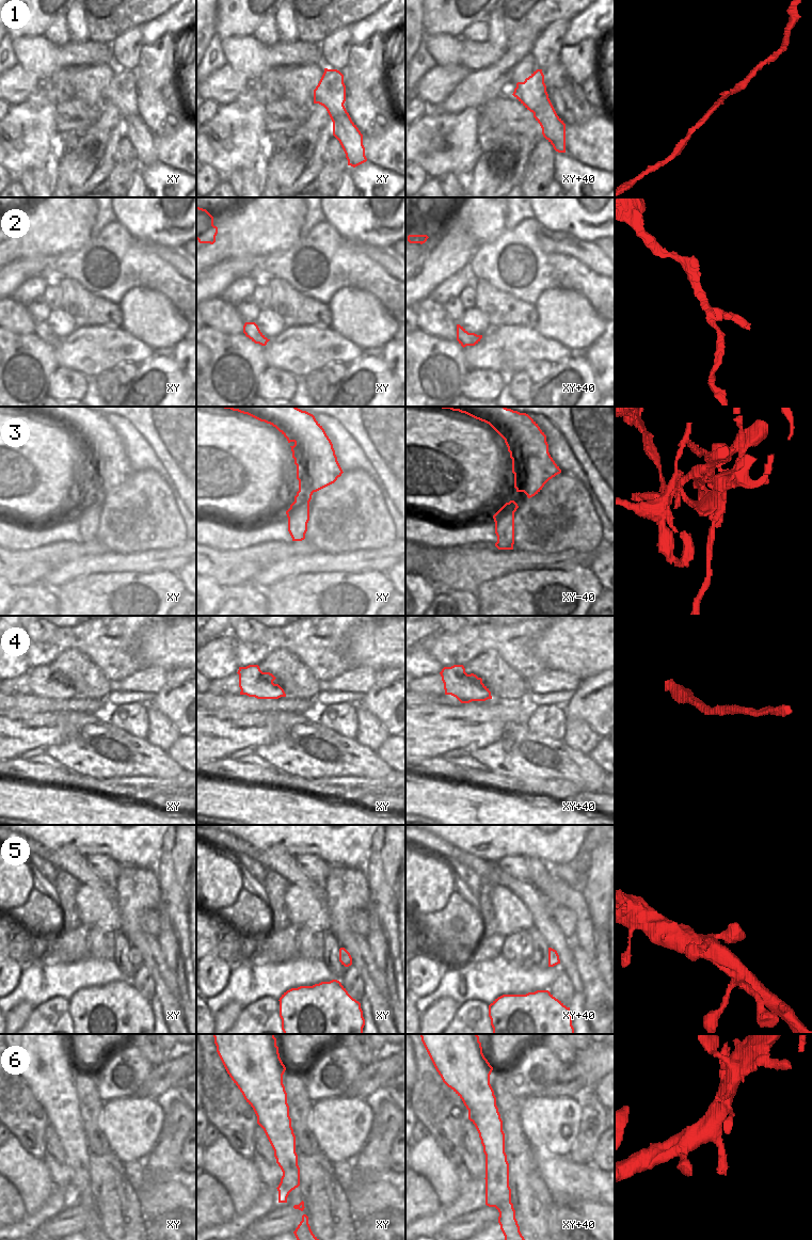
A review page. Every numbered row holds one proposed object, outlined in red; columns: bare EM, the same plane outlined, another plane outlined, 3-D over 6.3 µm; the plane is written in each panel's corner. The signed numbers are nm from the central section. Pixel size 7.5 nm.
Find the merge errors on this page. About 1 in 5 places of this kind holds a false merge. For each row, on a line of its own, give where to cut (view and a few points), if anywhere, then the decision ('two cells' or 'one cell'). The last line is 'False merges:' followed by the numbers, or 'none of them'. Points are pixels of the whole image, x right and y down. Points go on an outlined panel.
1: no cut | one cell
2: no cut | one cell
3: xy (295, 444), (309, 451), (315, 470), (314, 491) | two cells
4: no cut | one cell
5: no cut | one cell
6: no cut | one cell
False merges: 3

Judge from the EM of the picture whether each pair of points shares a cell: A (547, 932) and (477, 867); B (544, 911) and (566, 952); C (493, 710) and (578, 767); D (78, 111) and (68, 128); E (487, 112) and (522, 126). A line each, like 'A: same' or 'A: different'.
A: same
B: same
C: different
D: same
E: same

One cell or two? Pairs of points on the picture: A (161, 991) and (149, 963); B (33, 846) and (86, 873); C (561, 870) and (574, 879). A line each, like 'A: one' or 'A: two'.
A: one
B: one
C: one

